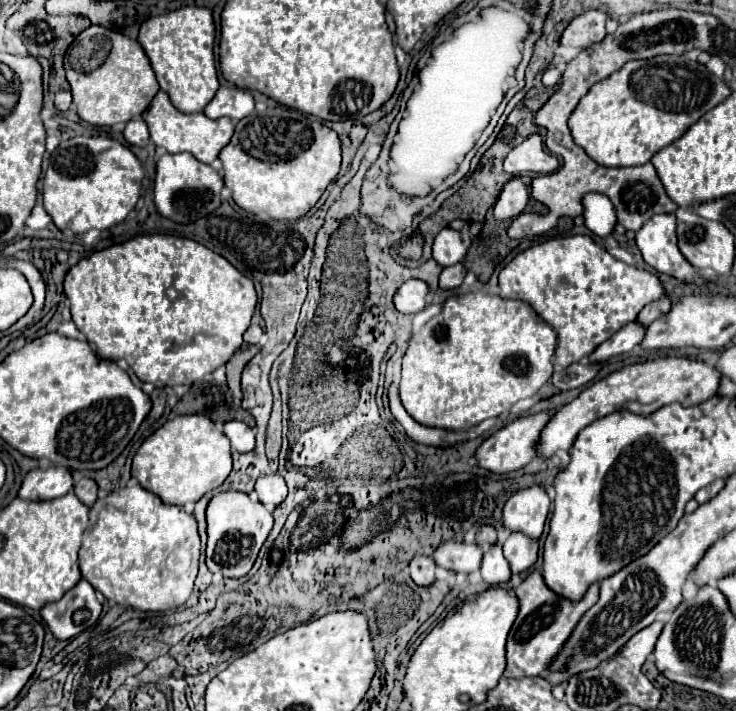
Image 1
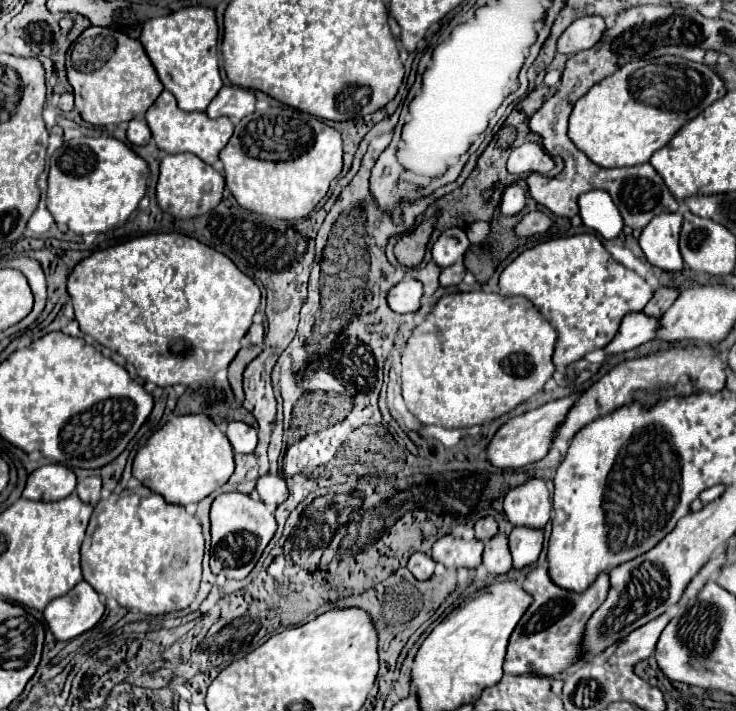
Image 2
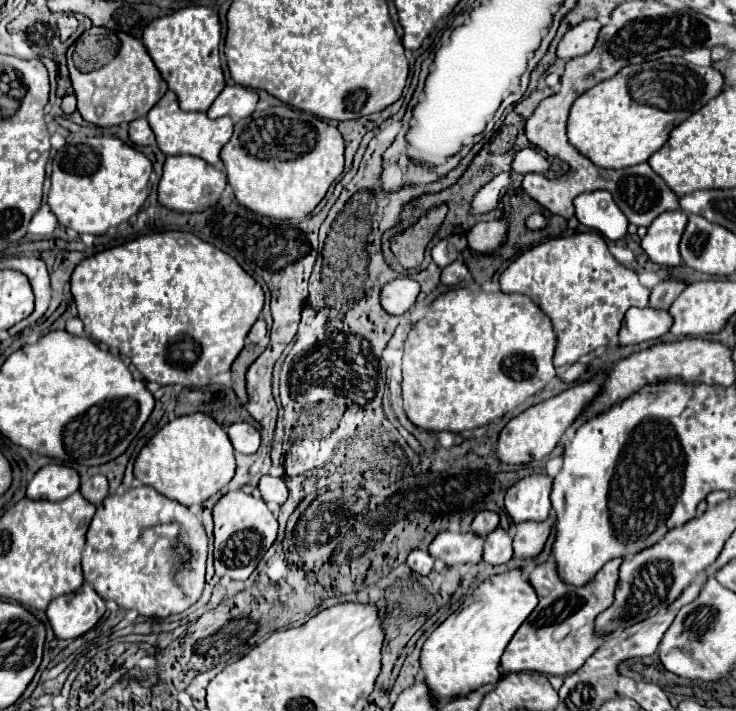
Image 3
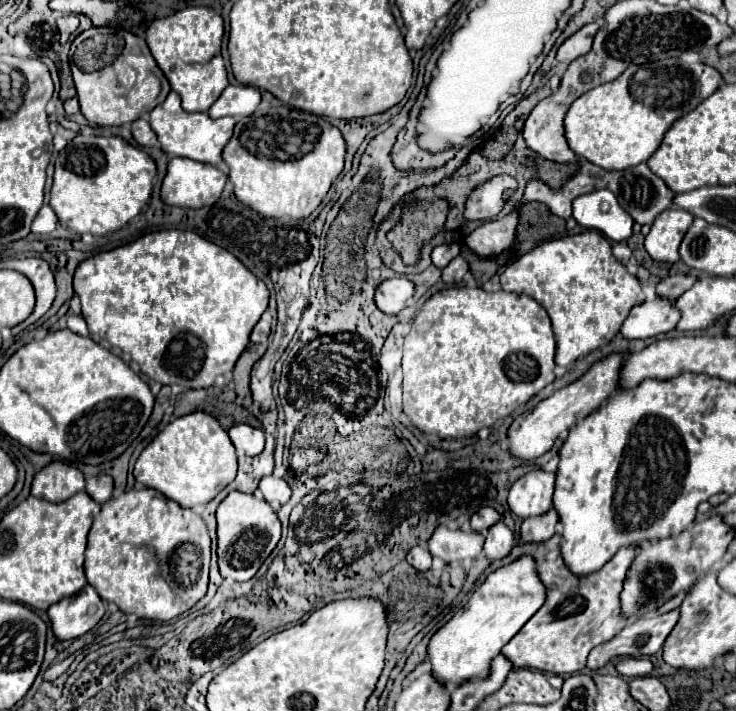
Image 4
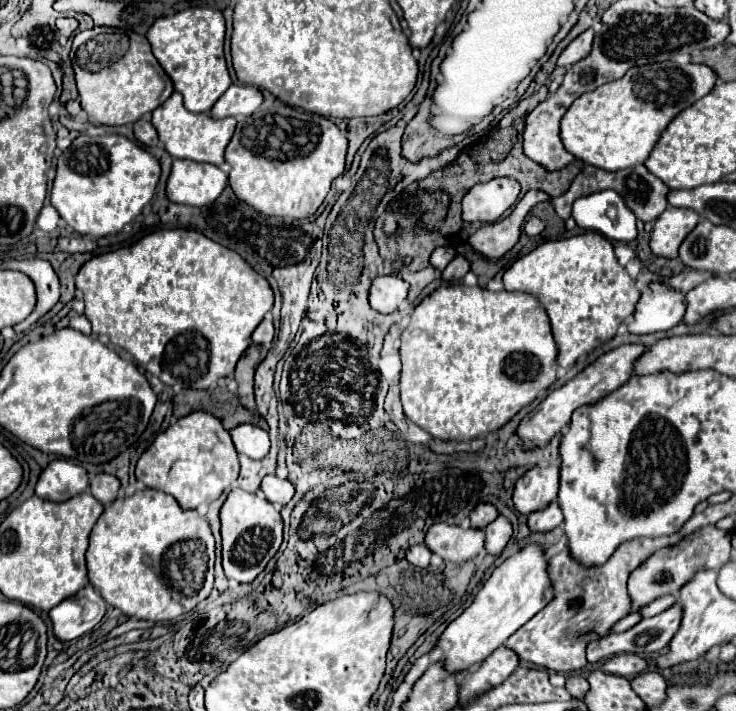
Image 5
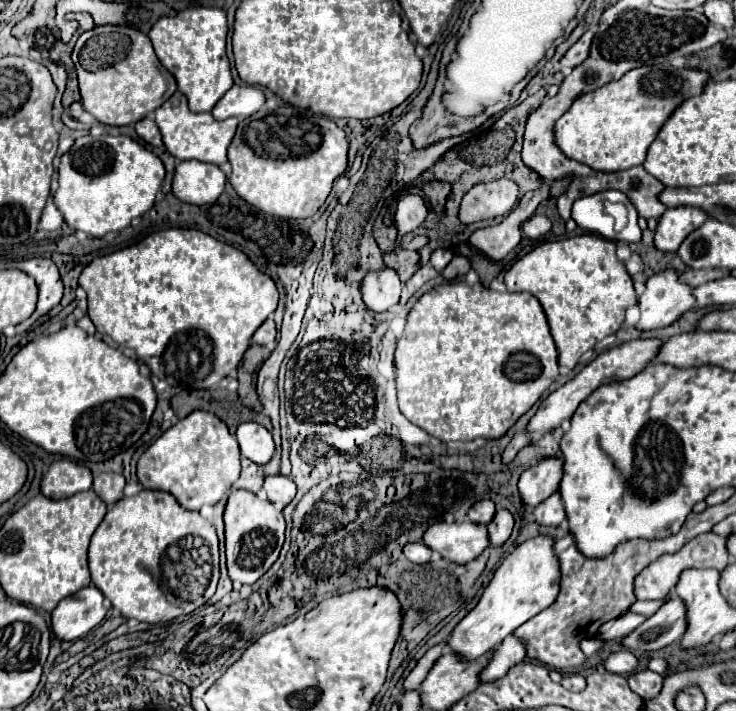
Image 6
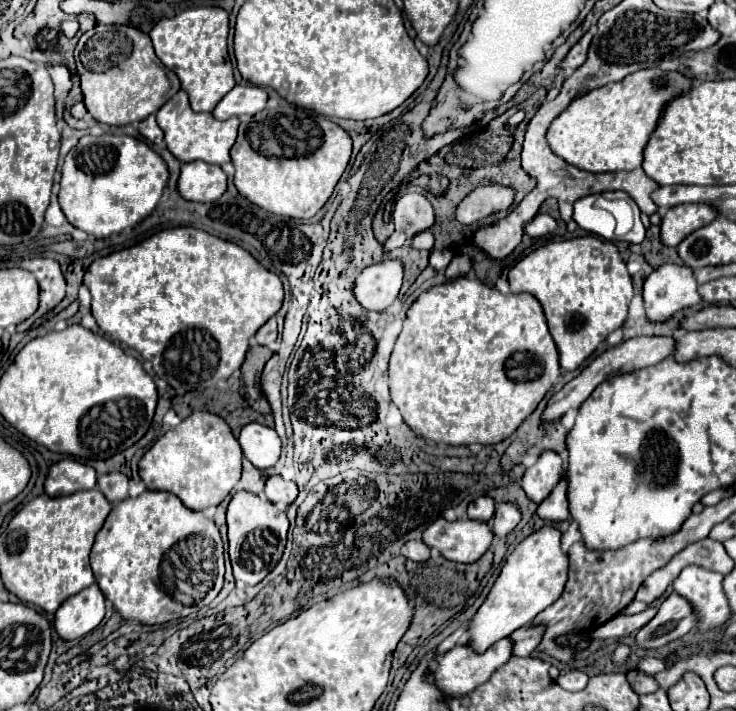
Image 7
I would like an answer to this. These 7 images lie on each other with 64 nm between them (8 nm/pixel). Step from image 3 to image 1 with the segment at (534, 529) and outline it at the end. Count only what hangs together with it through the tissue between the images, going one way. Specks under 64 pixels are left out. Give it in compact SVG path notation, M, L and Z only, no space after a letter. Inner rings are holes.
M510 532L510 536L504 540L504 556L508 558L514 574L524 572L538 558L538 540L532 540L522 532Z

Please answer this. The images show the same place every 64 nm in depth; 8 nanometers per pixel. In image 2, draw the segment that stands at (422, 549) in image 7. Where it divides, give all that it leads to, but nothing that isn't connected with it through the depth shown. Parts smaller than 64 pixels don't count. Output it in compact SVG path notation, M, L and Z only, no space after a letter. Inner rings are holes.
M416 552L408 560L408 570L418 578L418 580L428 580L434 572L434 560L428 554Z

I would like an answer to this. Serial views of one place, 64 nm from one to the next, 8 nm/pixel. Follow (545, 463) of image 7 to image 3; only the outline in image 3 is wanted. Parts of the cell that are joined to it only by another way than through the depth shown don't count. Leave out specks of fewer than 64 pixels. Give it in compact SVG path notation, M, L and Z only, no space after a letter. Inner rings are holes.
M532 474L518 480L506 492L506 512L510 518L520 524L526 520L546 520L552 504L550 504L552 478L542 474Z

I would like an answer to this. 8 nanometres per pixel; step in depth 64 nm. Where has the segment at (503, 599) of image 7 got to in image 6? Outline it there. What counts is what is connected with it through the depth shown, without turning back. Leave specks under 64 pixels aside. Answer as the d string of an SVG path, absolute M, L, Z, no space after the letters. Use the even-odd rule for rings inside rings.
M548 536L530 538L506 556L476 608L454 628L448 646L462 658L476 660L498 646L520 624L548 608L556 600L556 592L560 592L560 560L552 552L552 540Z

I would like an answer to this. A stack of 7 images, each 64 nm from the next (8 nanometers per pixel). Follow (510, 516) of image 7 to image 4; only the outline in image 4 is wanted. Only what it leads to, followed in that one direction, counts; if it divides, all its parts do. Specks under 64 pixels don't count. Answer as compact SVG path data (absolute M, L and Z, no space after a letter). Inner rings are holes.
M498 520L486 532L484 554L490 560L496 560L496 558L504 558L506 554L510 554L510 548L512 548L512 530L502 520Z

